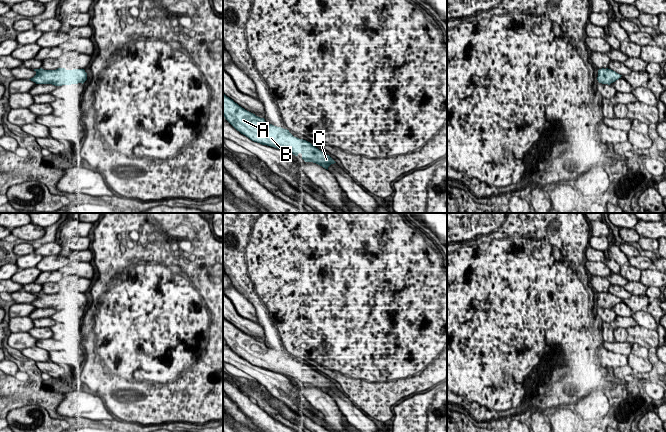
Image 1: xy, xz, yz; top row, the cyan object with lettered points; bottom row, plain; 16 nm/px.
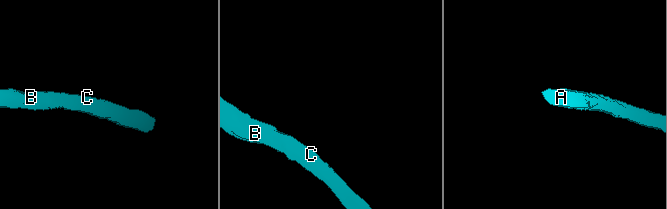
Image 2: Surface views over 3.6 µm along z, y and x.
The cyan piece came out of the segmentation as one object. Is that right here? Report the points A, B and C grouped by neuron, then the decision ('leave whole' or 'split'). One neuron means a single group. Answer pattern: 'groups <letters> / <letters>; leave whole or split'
groups A B C; leave whole

